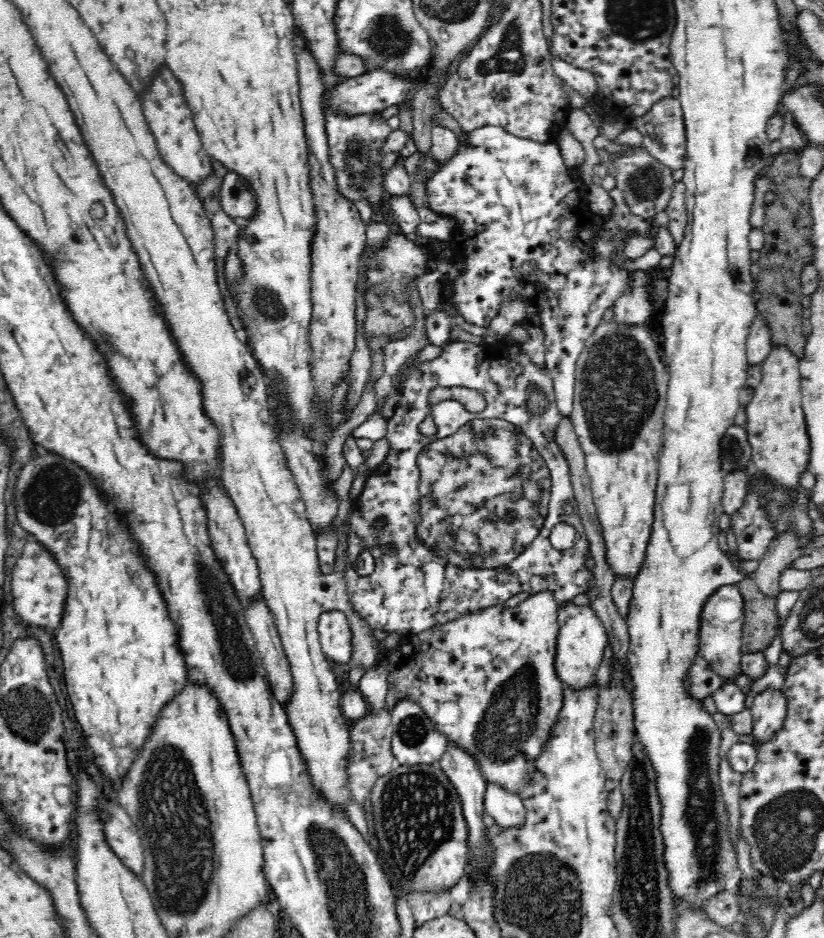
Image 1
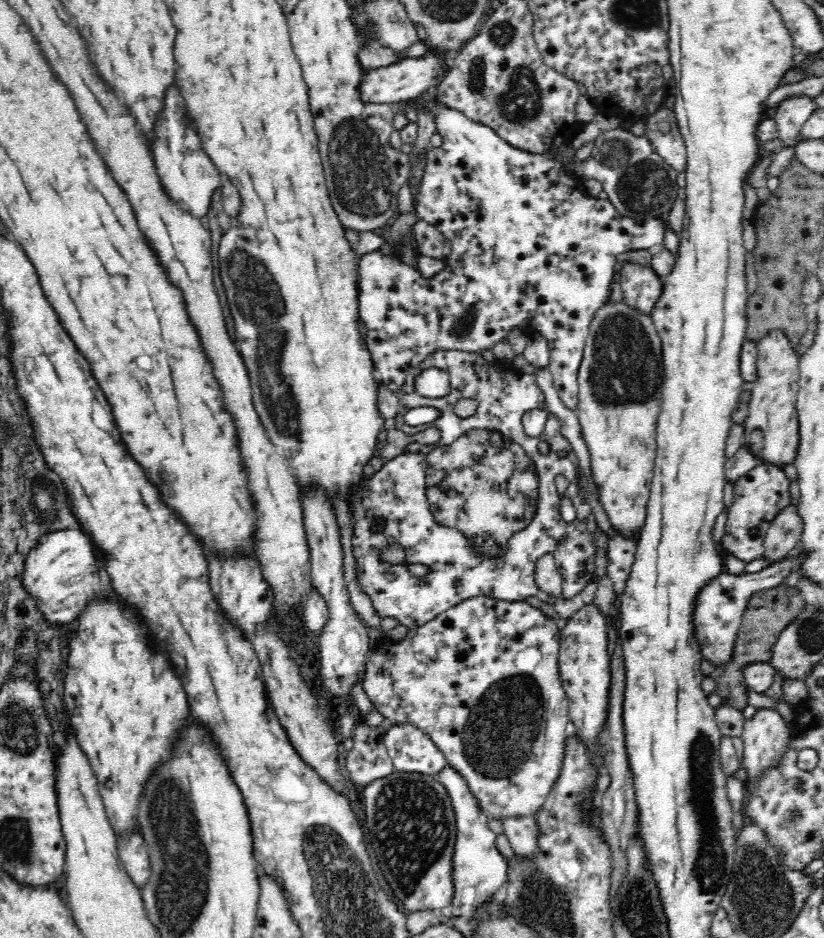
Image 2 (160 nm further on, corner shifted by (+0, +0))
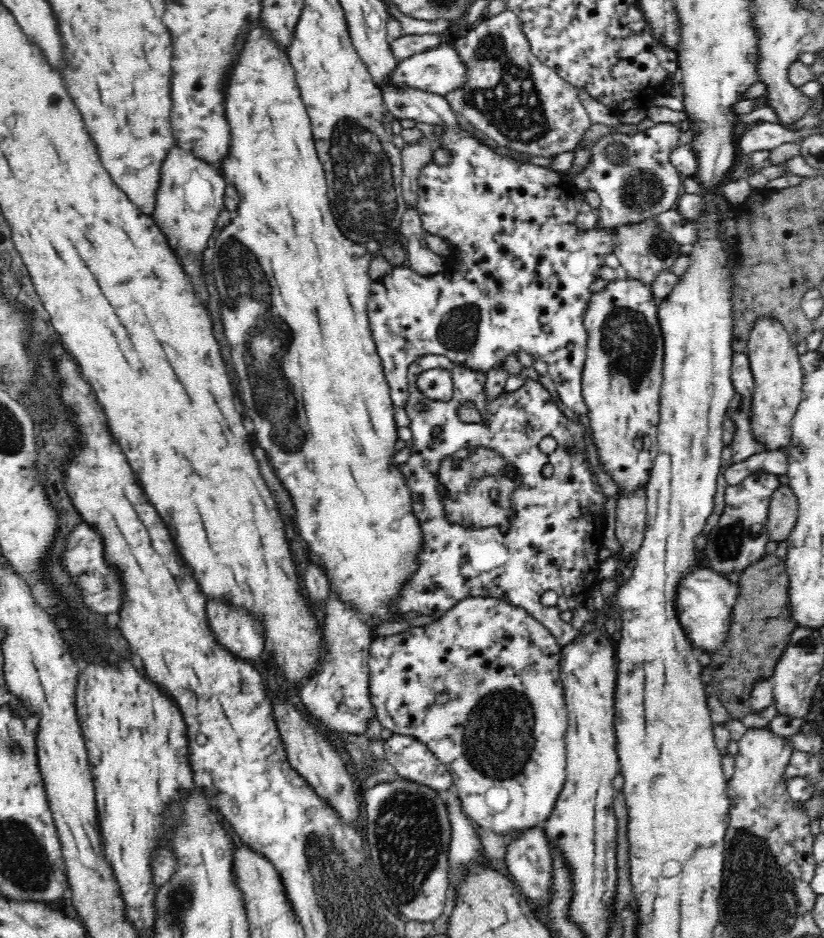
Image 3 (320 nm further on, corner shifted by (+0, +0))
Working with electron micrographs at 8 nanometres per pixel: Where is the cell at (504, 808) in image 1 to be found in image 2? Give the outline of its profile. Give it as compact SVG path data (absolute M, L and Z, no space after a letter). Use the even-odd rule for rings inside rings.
M506 815L500 819L514 854L525 857L537 851L538 825L532 815Z

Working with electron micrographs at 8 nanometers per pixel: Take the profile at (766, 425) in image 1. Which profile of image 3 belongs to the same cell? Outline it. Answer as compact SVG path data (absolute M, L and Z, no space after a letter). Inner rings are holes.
M759 319L748 340L747 350L750 359L750 368L754 375L754 390L751 394L751 432L755 441L762 445L765 451L783 451L790 446L792 440L791 421L794 418L798 403L802 396L803 368L800 355L796 351L795 344L789 339L789 334L782 323L774 319Z

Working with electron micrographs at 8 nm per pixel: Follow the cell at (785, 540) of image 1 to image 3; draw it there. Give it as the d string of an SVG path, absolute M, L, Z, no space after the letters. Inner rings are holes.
M782 484L774 492L765 526L770 541L788 541L798 520L798 506L797 497L788 485Z

